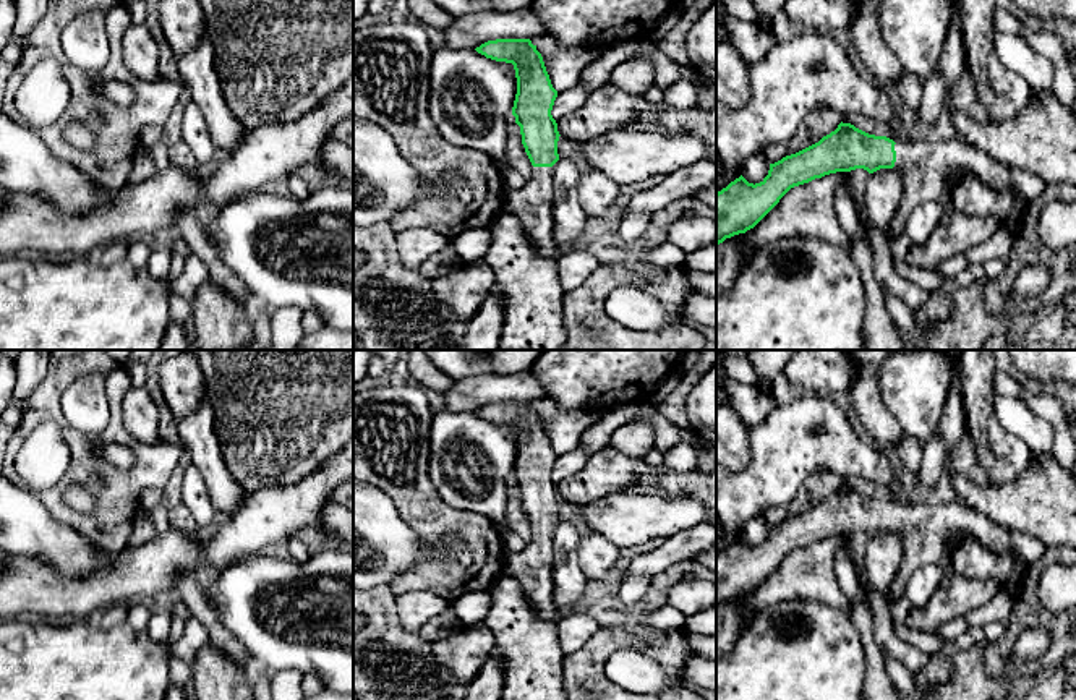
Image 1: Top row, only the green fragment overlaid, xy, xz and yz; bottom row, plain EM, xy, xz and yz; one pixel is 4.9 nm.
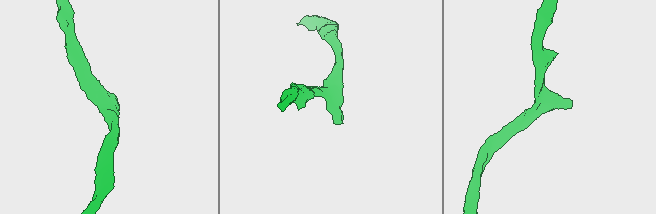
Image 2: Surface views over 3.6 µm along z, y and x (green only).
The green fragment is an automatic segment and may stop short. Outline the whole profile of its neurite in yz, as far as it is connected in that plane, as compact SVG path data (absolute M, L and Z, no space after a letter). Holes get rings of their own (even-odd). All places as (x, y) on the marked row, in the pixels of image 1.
M841 122L818 143L770 164L760 183L749 183L741 175L718 191L716 246L754 228L794 186L836 172L864 169L873 173L893 167L903 177L903 196L888 228L893 240L903 233L909 214L920 203L938 201L945 206L953 183L964 173L972 173L992 190L1018 196L1010 167L959 138L895 143Z

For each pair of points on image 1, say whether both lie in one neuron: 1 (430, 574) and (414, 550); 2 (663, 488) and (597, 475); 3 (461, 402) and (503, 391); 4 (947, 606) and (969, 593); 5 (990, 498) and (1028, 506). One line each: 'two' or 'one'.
1: two
2: one
3: one
4: one
5: one

